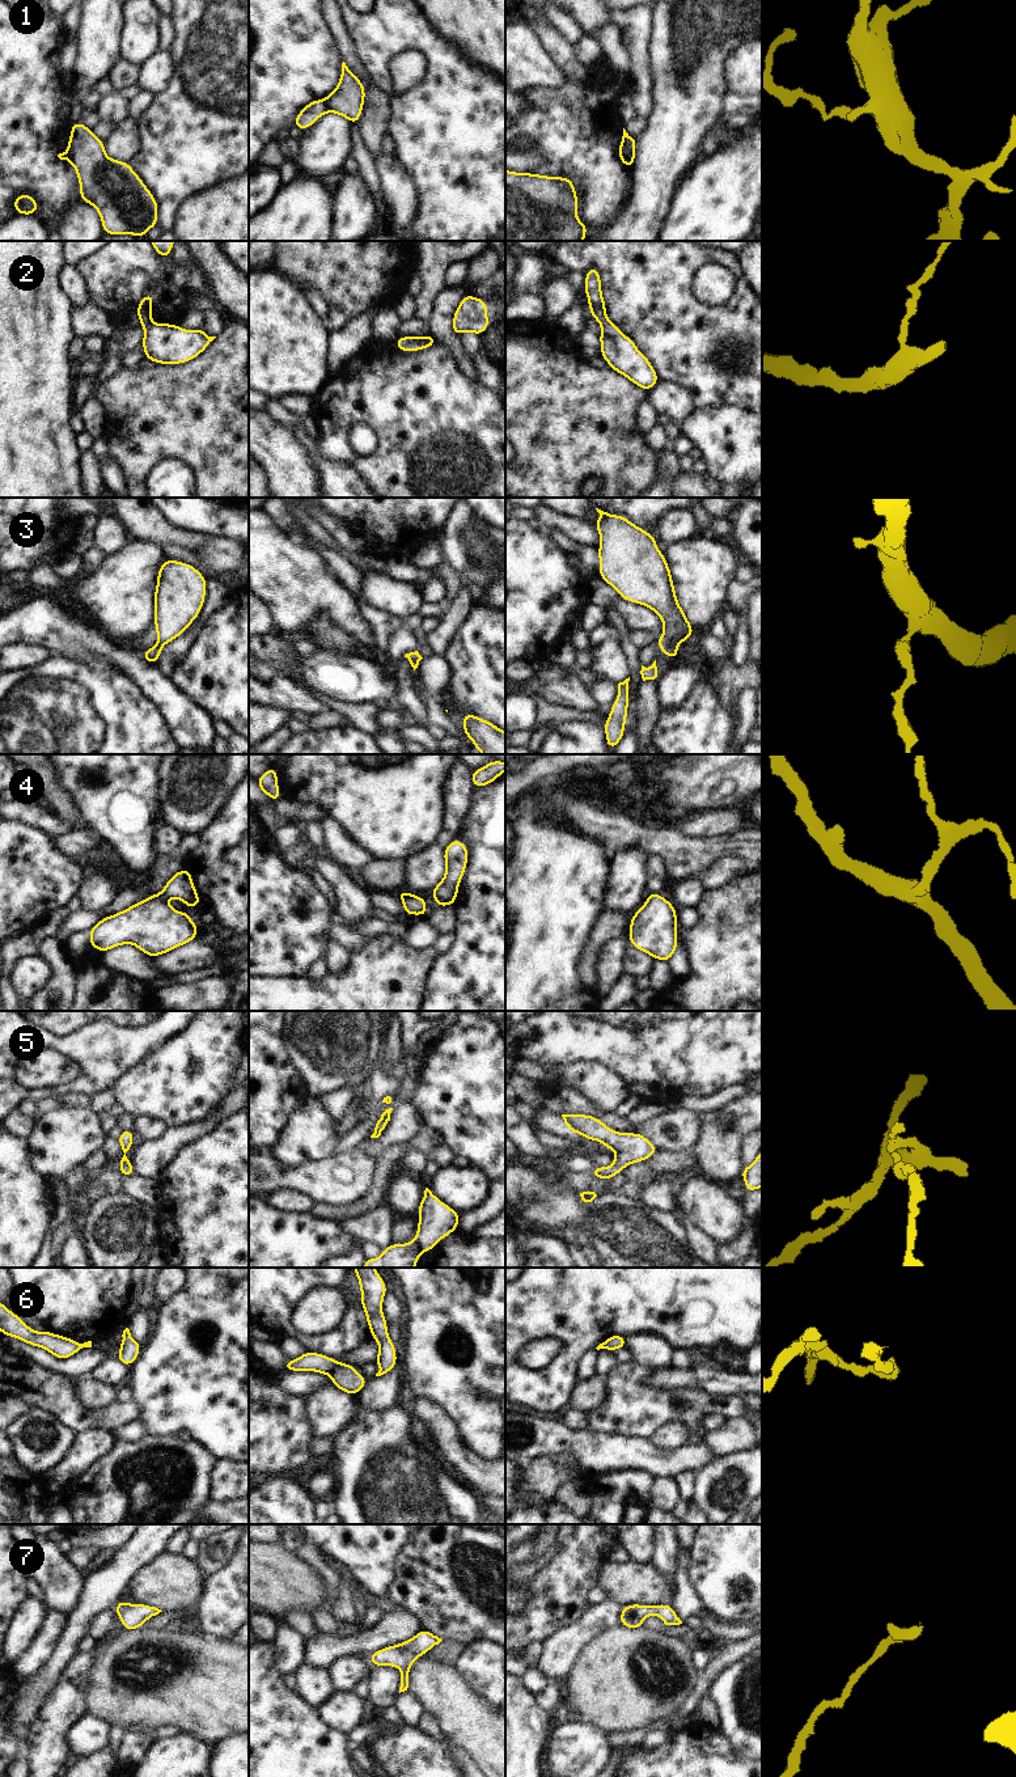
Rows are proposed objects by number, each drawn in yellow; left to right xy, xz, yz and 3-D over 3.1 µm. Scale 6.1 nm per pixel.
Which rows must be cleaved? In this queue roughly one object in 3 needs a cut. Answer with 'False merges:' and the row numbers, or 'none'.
False merges: 1, 6

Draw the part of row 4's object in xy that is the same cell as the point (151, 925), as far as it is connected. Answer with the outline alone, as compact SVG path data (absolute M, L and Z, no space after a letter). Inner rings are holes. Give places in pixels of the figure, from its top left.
M191 871L175 872L158 894L102 918L89 930L89 944L101 953L132 944L149 957L170 952L196 938L199 927L189 913L169 906L169 898L181 900L187 907L202 905Z

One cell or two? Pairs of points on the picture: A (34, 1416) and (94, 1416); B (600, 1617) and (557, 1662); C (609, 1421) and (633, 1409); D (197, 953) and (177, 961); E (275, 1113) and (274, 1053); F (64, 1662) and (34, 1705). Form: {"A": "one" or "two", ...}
{"A": "two", "B": "one", "C": "one", "D": "one", "E": "one", "F": "one"}

